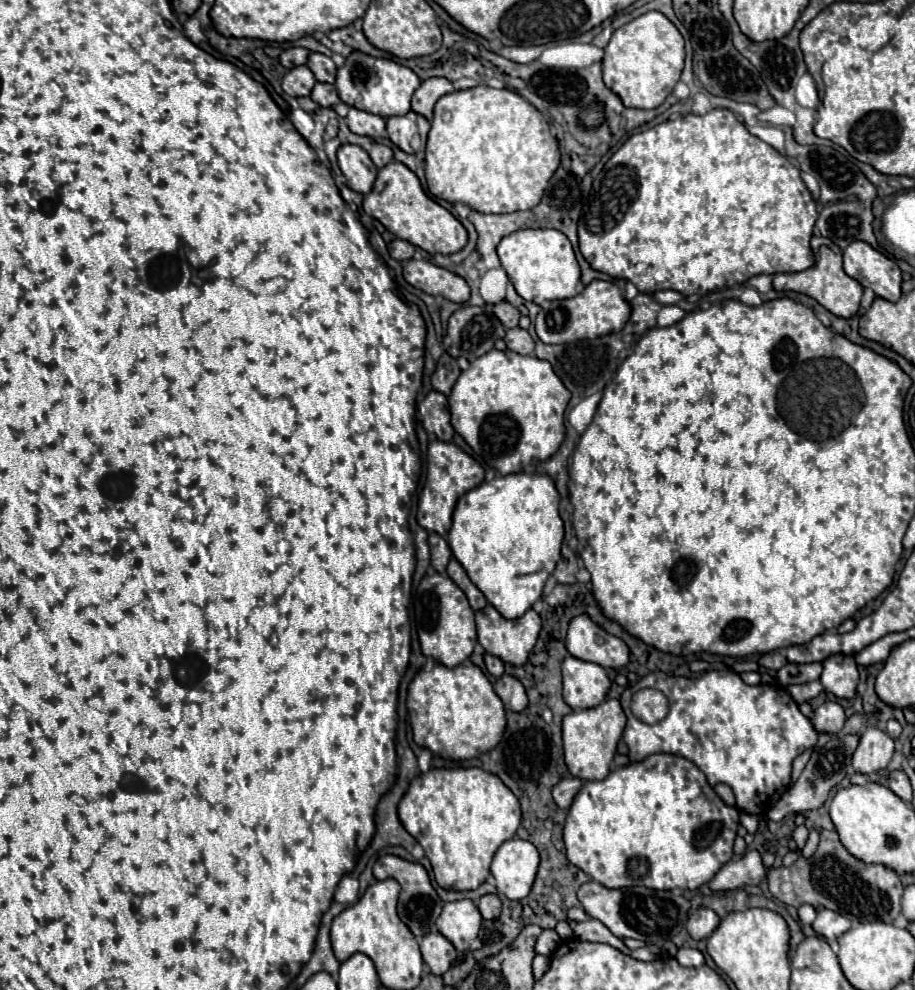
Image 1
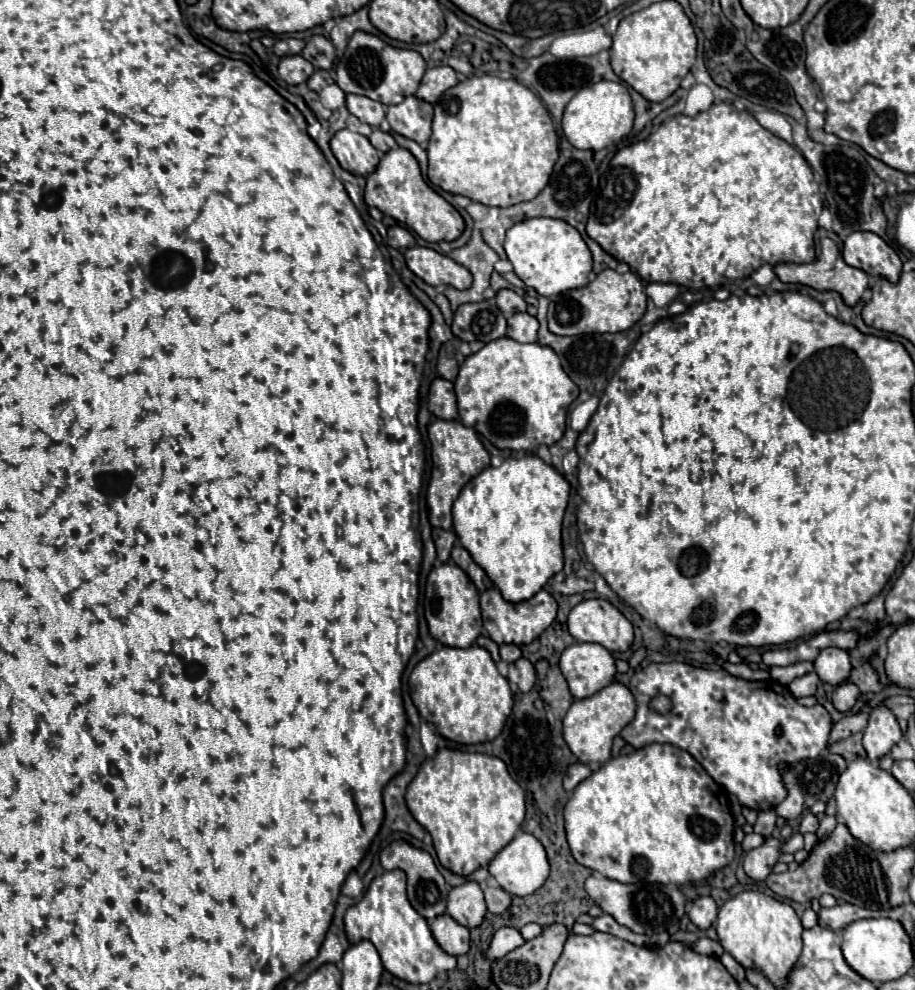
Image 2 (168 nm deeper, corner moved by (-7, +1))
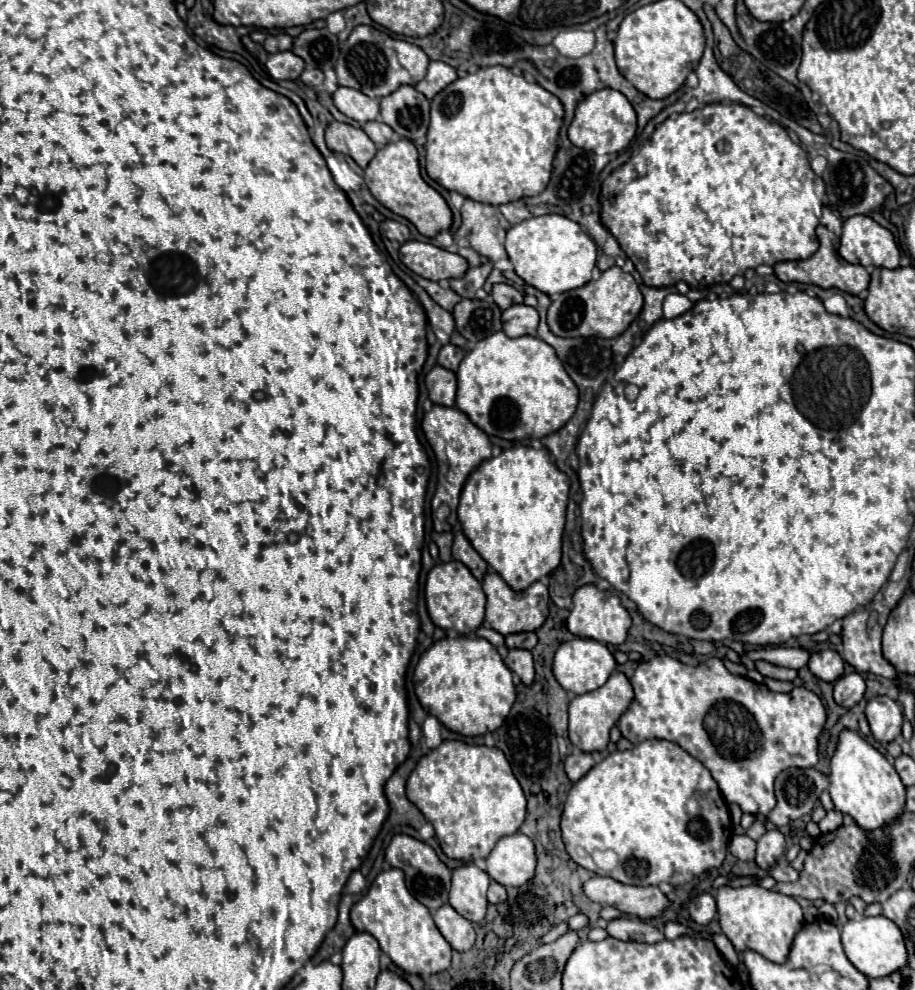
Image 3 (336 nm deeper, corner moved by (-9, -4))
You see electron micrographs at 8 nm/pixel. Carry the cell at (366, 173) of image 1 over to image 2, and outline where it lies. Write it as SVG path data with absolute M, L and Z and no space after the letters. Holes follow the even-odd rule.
M342 129L338 131L330 141L332 153L338 159L340 167L348 173L354 173L358 177L366 177L378 169L380 163L380 151L372 147L372 143L354 131Z

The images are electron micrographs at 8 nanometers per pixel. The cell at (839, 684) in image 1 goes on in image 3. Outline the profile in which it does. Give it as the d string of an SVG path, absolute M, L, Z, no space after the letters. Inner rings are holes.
M822 650L810 656L808 668L814 676L826 682L834 682L844 674L844 660L836 650Z

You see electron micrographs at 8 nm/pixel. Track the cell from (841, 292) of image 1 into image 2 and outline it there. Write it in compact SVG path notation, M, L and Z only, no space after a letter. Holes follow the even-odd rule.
M830 237L820 239L820 255L816 257L814 263L806 263L806 265L780 263L774 267L774 271L782 283L802 283L802 285L808 285L816 291L836 291L842 295L842 299L848 307L854 307L862 299L862 293L868 289L866 273L862 269L854 269L854 267L846 265L840 255L838 245Z

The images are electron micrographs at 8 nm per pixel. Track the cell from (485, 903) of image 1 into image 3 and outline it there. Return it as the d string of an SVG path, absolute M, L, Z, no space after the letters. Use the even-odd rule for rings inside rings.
M490 882L490 888L488 888L488 902L490 904L500 904L504 902L506 898L506 888L498 882Z

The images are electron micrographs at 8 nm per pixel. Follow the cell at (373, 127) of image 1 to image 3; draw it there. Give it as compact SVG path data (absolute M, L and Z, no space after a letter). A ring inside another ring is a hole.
M338 86L338 90L332 94L332 102L342 114L358 120L360 124L376 120L380 114L380 100L366 96L356 88Z

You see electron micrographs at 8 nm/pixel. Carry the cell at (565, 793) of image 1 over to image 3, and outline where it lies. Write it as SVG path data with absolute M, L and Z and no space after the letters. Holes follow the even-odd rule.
M574 752L564 762L566 774L572 782L576 782L576 778L580 778L580 774L586 774L594 764L596 764L596 760L594 760L594 754L590 754L590 752Z

